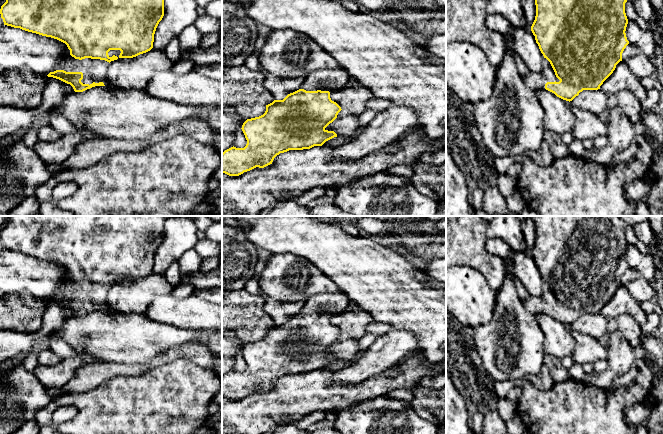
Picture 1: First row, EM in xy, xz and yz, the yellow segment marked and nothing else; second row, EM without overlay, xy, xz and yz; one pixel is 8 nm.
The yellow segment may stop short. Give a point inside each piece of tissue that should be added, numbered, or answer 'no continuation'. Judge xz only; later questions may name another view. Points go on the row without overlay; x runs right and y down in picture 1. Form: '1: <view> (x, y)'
1: xz (332, 303)

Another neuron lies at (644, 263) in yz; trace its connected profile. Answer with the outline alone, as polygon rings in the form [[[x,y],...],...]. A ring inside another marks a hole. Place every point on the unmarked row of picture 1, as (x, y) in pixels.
[[[628,245],[625,257],[629,267],[639,271],[647,281],[653,282],[656,269],[651,253],[642,254],[635,245]]]

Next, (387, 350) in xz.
[[[392,329],[378,337],[355,363],[333,374],[333,380],[342,384],[357,384],[371,376],[392,368],[403,357],[419,351],[419,341],[413,333]]]

